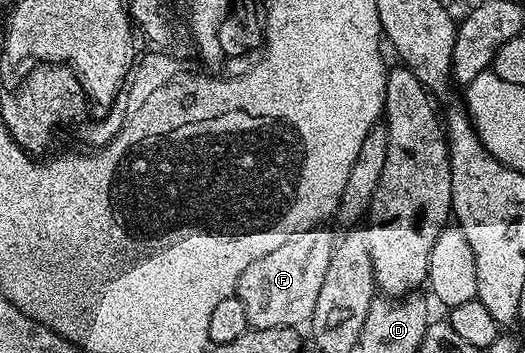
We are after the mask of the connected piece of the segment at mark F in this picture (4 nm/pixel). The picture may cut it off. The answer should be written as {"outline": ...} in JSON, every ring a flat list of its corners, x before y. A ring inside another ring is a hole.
{"outline":[[317,226,298,233,290,242,278,246,270,254,258,258,258,262,250,262,236,284,236,295,240,297,242,306,246,309,249,329,253,328,294,328,300,324,307,325,314,314,314,305,318,303,318,293,322,290,322,281,326,279,326,269,332,261,334,236,327,232,327,227]]}

